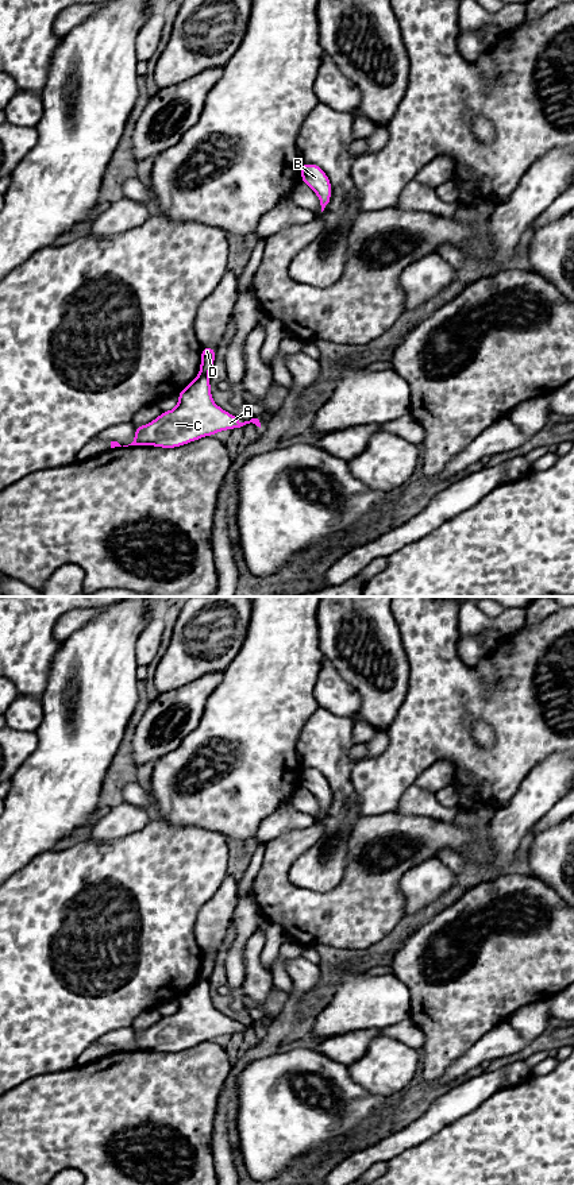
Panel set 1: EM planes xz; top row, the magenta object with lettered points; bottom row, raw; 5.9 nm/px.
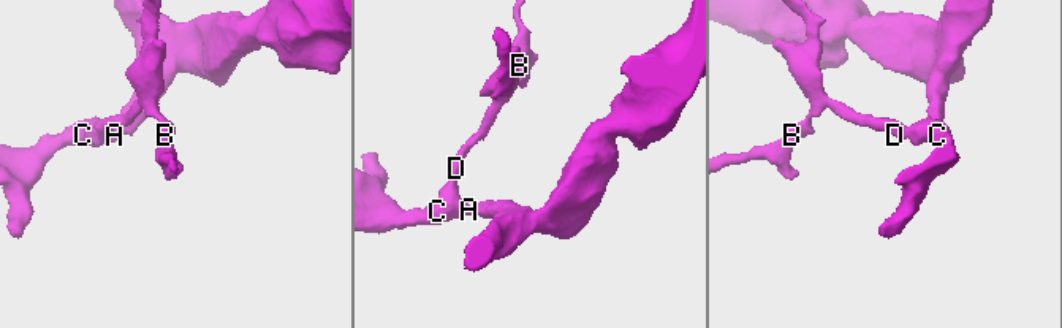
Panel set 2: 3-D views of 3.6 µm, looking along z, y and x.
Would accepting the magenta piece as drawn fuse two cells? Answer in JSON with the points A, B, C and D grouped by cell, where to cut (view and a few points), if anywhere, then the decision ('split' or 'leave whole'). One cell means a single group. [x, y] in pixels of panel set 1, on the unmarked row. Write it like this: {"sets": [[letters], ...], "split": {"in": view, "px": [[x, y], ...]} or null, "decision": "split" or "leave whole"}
{"sets": [["A", "C"], ["B", "D"]], "split": {"in": "xz", "px": [[200, 977], [207, 980]]}, "decision": "split"}

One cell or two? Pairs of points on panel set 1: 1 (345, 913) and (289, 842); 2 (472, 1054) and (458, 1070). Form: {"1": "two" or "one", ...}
{"1": "one", "2": "one"}

